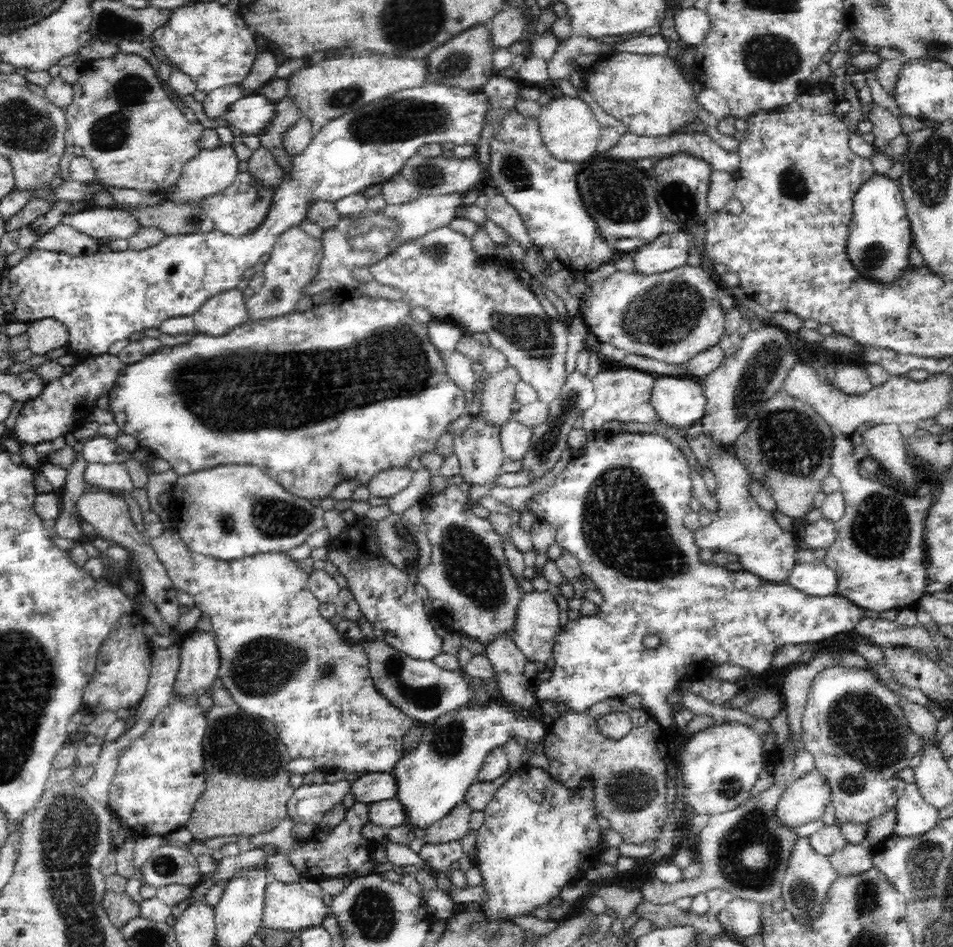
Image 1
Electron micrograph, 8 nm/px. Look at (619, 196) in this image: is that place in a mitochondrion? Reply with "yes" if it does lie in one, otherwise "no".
yes

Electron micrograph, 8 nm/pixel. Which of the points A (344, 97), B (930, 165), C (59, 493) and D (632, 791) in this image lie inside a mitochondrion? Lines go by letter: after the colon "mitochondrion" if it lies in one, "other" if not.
A: mitochondrion
B: mitochondrion
C: other
D: mitochondrion

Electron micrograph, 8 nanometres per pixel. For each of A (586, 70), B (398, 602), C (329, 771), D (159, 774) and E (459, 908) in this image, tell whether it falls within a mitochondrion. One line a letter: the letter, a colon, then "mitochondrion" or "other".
A: other
B: other
C: other
D: other
E: other

